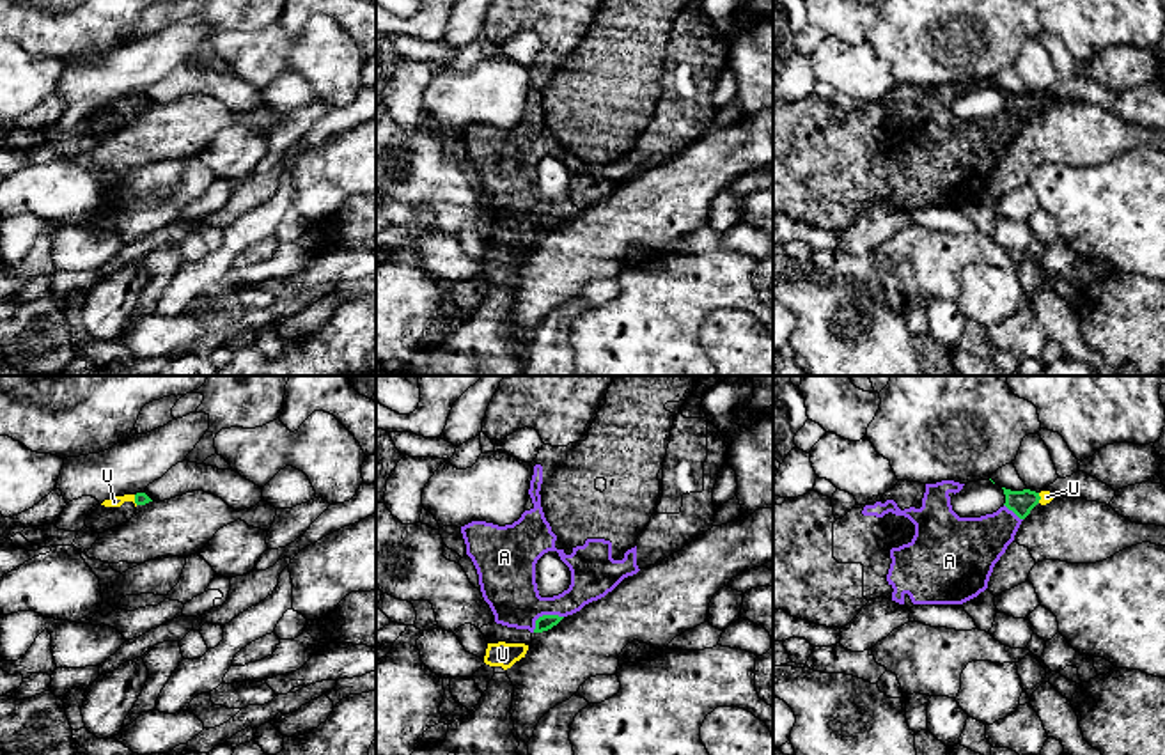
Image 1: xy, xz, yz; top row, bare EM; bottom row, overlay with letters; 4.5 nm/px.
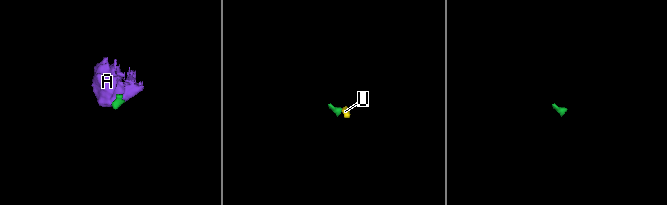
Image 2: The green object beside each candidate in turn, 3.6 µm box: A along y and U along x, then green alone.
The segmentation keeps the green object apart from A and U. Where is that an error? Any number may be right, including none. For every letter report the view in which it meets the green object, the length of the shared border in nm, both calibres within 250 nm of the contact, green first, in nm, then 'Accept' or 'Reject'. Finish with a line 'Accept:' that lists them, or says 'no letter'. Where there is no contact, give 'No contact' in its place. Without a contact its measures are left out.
A: Touches green in xz. Shared border 160 nm. Thickness 70 nm (green) against 260 nm. Accept
U: Touches green in xy. Shared border 50 nm. Thickness 60 nm (green) against 50 nm. Accept
Accept: A, U

